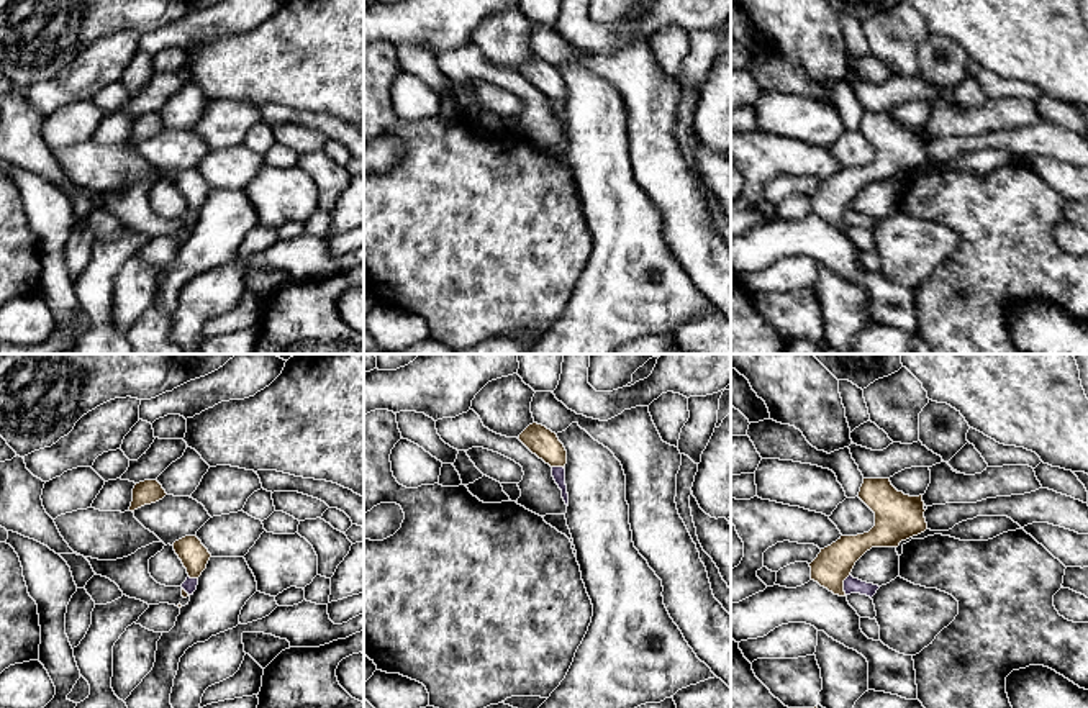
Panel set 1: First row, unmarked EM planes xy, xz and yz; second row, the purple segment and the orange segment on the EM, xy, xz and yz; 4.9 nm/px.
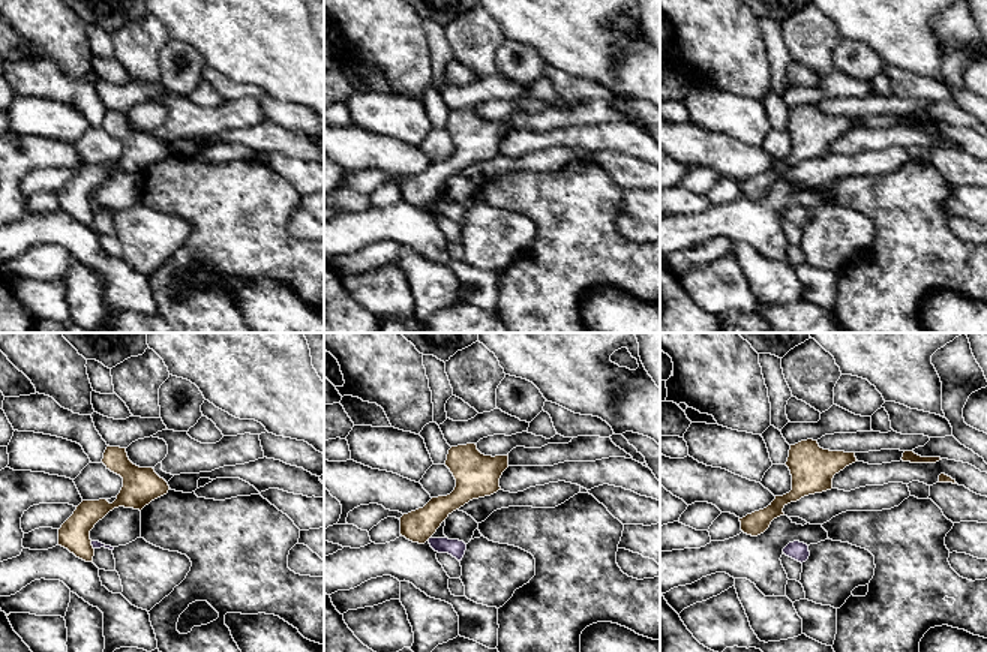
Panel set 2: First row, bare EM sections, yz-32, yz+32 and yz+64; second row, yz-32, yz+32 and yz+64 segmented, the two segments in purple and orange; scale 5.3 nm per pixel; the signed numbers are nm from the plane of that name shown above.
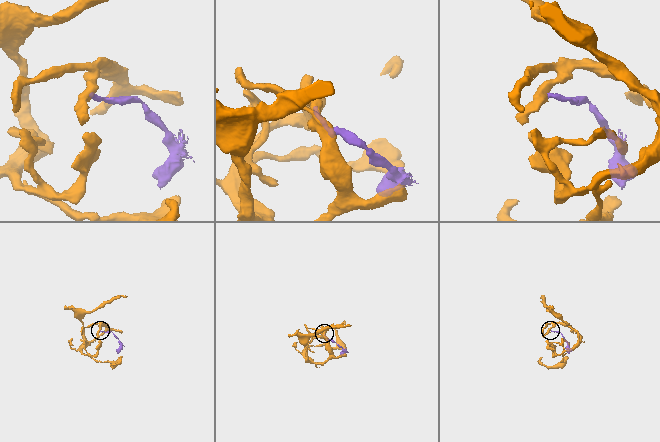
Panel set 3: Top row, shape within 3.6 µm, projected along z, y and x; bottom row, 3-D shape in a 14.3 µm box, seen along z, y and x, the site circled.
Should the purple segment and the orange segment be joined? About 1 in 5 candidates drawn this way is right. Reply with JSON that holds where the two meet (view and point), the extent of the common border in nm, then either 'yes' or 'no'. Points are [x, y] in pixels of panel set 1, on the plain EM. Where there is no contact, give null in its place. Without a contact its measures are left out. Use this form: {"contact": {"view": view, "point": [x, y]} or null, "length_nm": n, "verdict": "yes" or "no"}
{"contact": {"view": "yz", "point": [844, 217]}, "length_nm": 110, "verdict": "no"}

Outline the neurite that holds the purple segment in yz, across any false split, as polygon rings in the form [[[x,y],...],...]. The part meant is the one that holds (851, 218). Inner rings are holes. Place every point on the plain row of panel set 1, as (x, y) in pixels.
[[[849,208],[844,213],[845,228],[860,226],[860,228],[867,228],[867,229],[872,231],[877,226],[878,221],[880,221],[878,218],[862,215],[859,211],[854,211],[852,208]]]

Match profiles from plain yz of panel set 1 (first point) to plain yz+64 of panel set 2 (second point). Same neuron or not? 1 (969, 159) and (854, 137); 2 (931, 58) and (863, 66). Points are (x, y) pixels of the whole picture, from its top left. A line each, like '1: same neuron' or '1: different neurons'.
1: different neurons
2: same neuron

